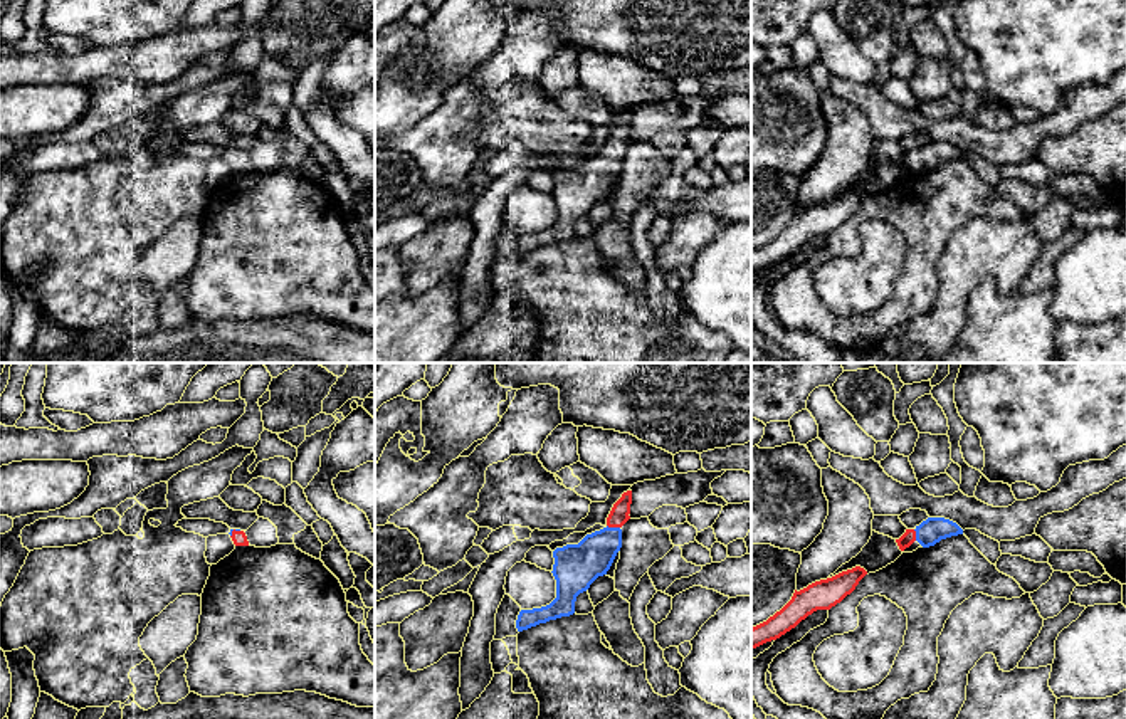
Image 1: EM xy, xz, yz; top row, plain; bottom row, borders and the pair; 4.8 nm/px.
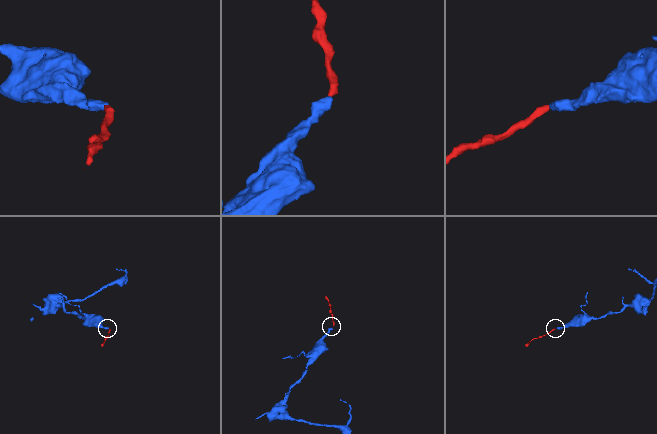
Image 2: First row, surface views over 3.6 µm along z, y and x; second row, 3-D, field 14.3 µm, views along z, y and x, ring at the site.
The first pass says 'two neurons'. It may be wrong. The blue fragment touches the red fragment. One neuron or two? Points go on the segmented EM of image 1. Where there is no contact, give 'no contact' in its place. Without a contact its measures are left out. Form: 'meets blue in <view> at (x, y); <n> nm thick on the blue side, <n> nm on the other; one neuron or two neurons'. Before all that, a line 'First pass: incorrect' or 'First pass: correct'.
First pass: incorrect
meets blue in xz at (614, 528); 200 nm thick on the blue side, 90 nm on the other; one neuron

